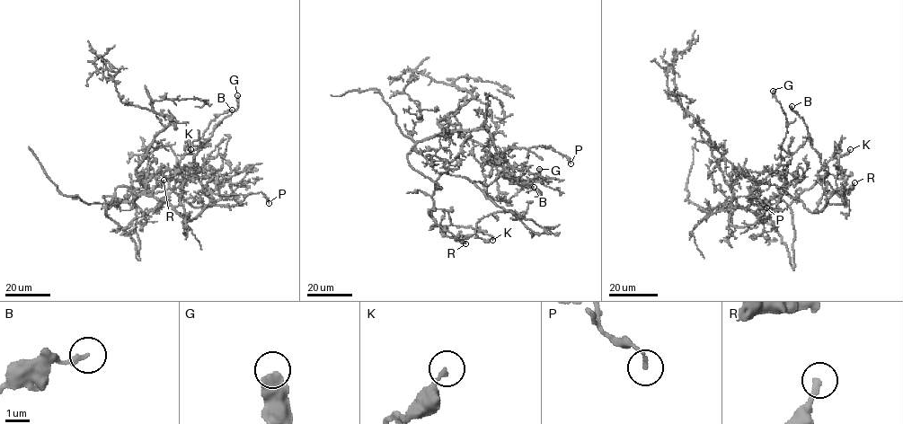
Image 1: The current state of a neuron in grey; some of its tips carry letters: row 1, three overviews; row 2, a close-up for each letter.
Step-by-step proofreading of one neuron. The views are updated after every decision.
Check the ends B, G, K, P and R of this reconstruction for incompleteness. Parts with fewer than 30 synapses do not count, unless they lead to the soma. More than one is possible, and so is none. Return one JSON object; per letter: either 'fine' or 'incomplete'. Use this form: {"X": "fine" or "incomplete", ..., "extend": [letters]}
{"B": "fine", "G": "fine", "K": "fine", "P": "fine", "R": "fine", "extend": []}

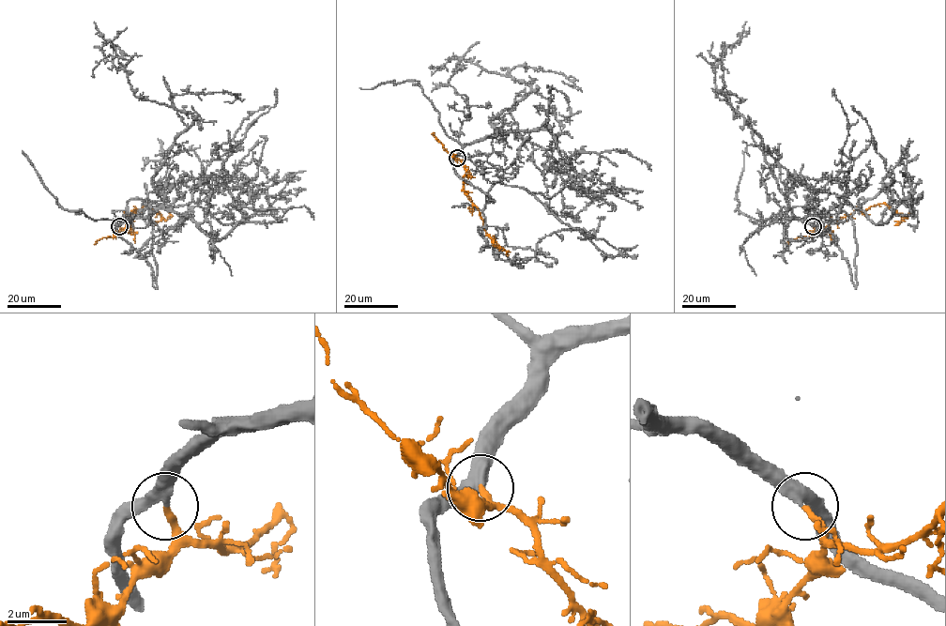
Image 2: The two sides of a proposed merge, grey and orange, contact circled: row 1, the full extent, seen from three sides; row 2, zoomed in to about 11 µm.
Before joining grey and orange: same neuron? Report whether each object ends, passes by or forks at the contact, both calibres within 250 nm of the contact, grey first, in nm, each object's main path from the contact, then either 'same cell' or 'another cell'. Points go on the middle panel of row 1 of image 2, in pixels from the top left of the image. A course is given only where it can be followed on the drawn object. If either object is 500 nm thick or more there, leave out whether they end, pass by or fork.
grey passes by; orange ends there; 400 nm thick on the grey side, 200 nm on the other; grey runs (457, 158), (456, 173), (490, 203), (496, 183), (523, 187), (591, 237), (555, 231), (526, 262), (517, 252); orange runs (457, 158), (467, 170), (467, 175), (463, 177), (463, 190), (478, 209), (484, 231), (509, 255); same cell

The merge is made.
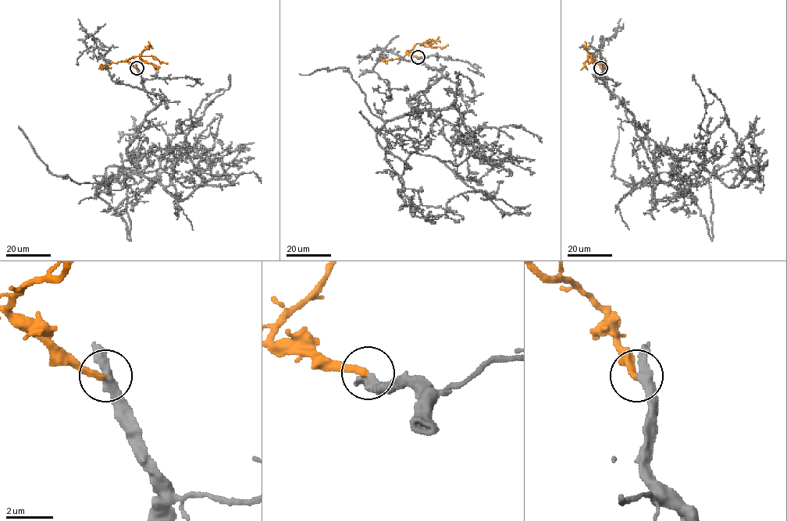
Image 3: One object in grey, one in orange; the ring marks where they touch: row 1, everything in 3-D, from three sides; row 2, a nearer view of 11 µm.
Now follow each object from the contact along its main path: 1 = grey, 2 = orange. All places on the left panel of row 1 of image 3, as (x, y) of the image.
1: (137, 67), (161, 102), (96, 191), (127, 238), (127, 175), (211, 164), (149, 186)
2: (137, 67), (127, 61), (137, 55), (154, 56), (167, 64)

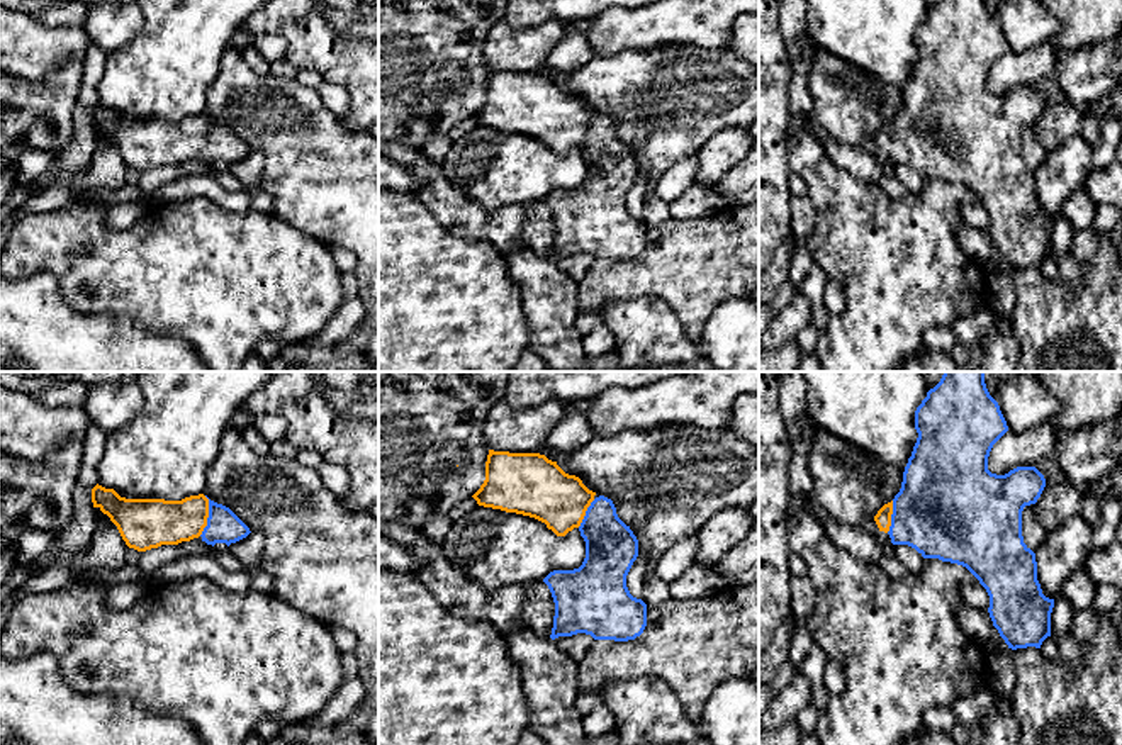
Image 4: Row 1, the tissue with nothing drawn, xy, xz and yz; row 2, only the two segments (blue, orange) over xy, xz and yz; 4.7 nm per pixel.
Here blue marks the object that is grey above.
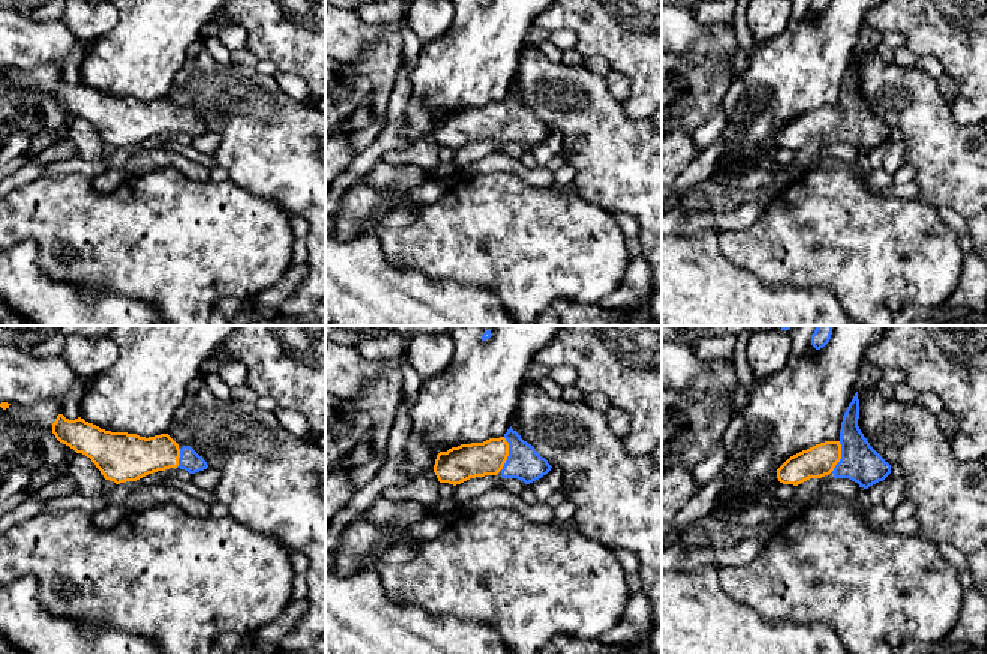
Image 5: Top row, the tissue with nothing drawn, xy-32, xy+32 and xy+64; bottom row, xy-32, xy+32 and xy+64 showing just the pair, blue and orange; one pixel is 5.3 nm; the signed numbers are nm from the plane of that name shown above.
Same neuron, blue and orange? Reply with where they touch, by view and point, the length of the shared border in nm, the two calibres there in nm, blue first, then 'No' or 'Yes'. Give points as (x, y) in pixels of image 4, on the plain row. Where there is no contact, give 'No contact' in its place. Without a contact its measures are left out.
Touches blue at xy (209, 136). Shared border 190 nm. Thickness 160 nm (blue) against 220 nm. Yes

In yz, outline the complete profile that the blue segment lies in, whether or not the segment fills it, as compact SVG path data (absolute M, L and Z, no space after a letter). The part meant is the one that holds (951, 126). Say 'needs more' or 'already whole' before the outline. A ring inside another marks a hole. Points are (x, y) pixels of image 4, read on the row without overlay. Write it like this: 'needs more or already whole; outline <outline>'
needs more; outline M940 0L915 31L918 53L895 119L874 141L893 165L908 165L923 178L966 187L990 216L990 238L1008 268L1041 268L1051 256L1054 219L1042 214L1035 173L1024 163L1022 131L1041 117L1046 98L1035 87L1005 95L988 90L993 64L1008 51L985 0Z

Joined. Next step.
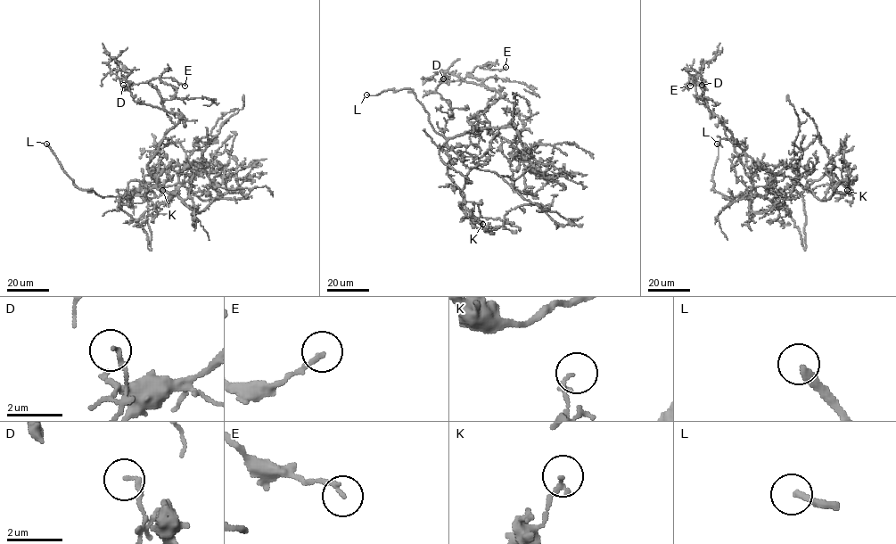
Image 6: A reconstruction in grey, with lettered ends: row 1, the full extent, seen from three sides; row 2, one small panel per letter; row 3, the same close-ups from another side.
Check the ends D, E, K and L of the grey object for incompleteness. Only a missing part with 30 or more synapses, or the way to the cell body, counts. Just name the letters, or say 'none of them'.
L

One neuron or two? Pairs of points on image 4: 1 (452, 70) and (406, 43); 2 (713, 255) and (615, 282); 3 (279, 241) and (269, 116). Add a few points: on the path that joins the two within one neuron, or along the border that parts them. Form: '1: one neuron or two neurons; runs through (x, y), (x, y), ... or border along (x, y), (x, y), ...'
1: one neuron; runs through (440, 58), (426, 44), (418, 44)
2: one neuron; runs through (690, 263), (639, 277)
3: two neurons; border along (272, 212), (313, 235)

